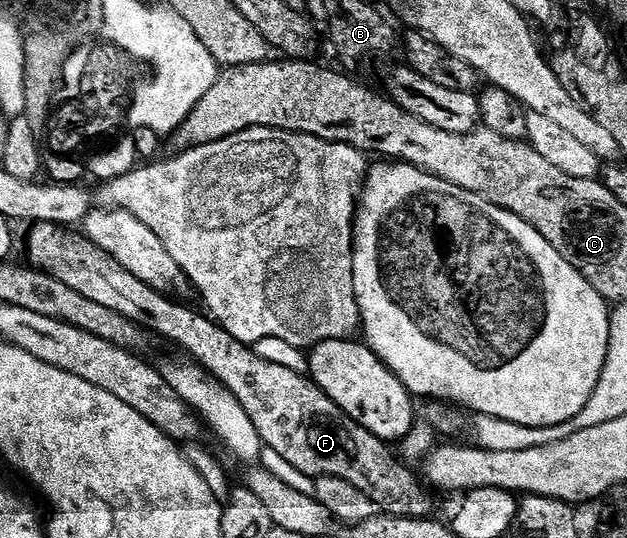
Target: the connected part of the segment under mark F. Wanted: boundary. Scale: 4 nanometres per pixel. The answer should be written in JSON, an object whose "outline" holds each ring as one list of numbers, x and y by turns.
{"outline":[[36,223,30,228,31,231,27,235,27,255,30,266,34,267,36,271,44,271,46,275,53,276,57,281,65,281,65,285,69,285,69,289,77,289,77,293,81,293,81,297,89,297,89,301,97,301,97,305,105,305,105,309,113,309,113,313,121,313,125,317,129,317,129,321,138,323,139,326,147,328,152,336,158,337,160,335,163,339,168,339,171,343,176,343,179,347,184,347,189,354,192,355,194,362,202,367,209,375,218,379,222,383,225,390,233,393,233,397,237,397,237,401,241,401,241,409,245,409,245,413,249,413,249,421,253,421,253,425,257,429,257,433,263,439,263,446,273,449,274,452,281,453,286,461,289,461,294,468,299,469,301,473,307,474,311,479,340,479,341,481,349,481,349,485,353,485,357,489,361,489,365,493,365,497,369,497,374,501,376,508,380,512,396,515,399,519,430,519,436,514,435,503,431,500,432,492,429,490,428,484,422,478,419,479,414,475,412,468,404,463,398,454,395,455,390,451,388,444,384,440,377,438,373,433,369,433,369,429,362,427,357,421,353,421,353,417,349,417,341,410,331,398,327,396,324,391,316,385,315,380,308,377,302,371,294,371,293,369,285,369,285,365,273,365,273,361,265,361,260,355,255,352,254,346,237,341,237,337,229,334,224,327,220,327,214,319,208,317,202,310,194,311,191,307,186,307,183,303,178,303,177,300,171,299,175,297,168,297,164,292,153,289,149,285,145,285,145,281,137,281,137,277,133,277,133,273,129,273,118,263,117,260,112,259,111,256,103,252,97,244,94,244,91,239,83,233,75,229,68,229,66,226,57,223]]}

